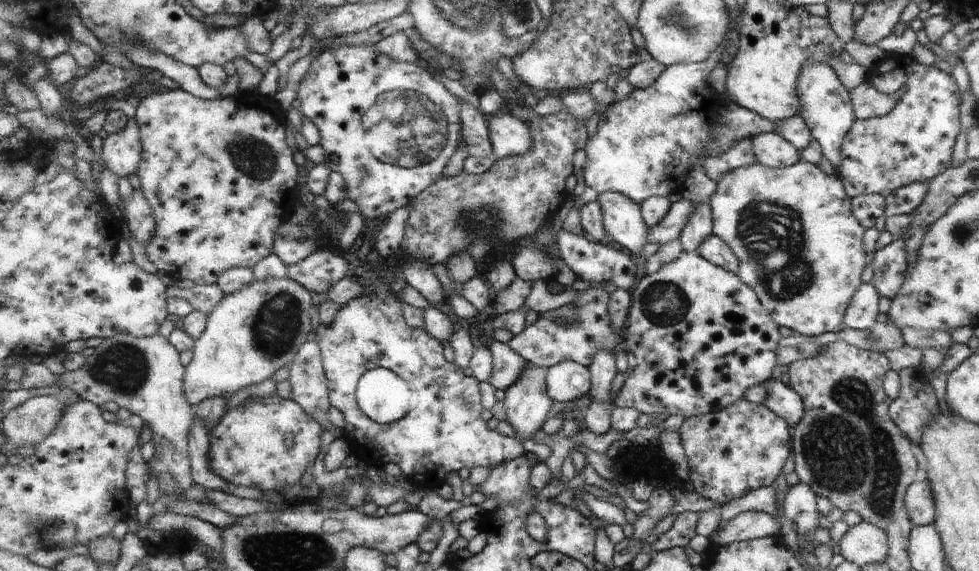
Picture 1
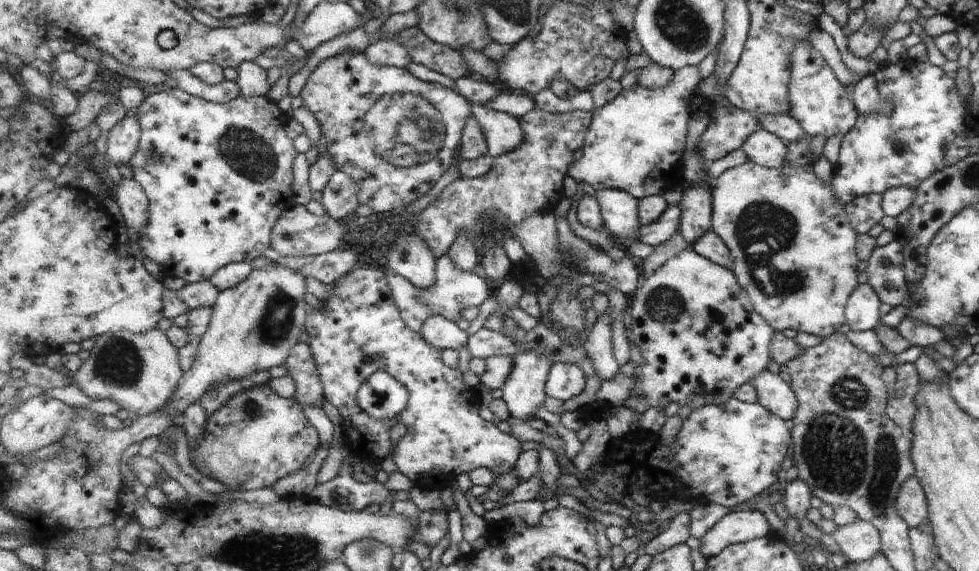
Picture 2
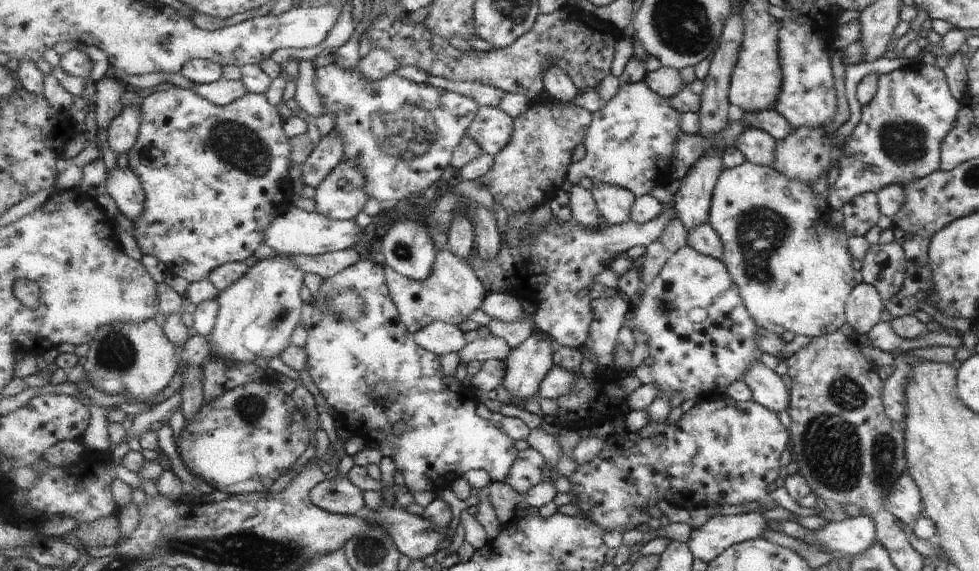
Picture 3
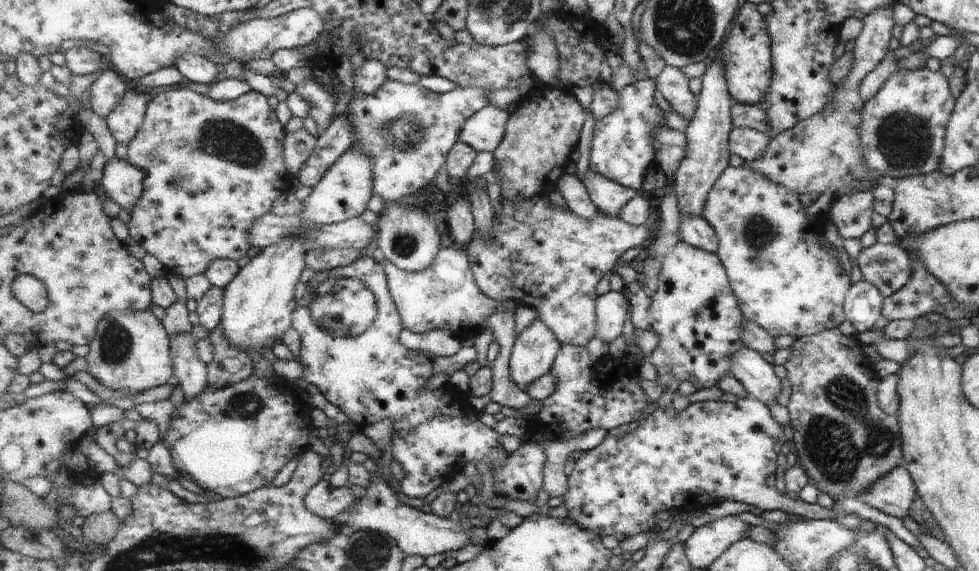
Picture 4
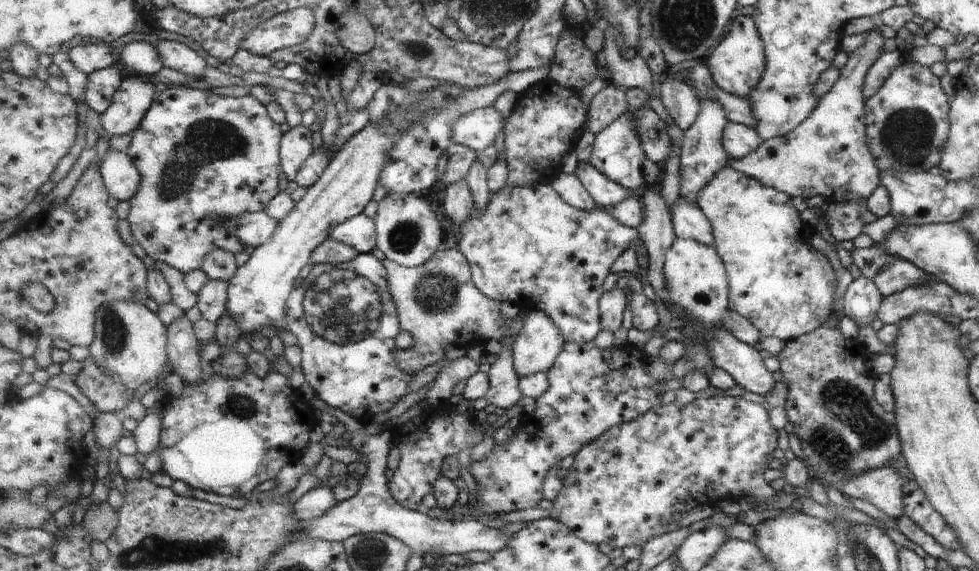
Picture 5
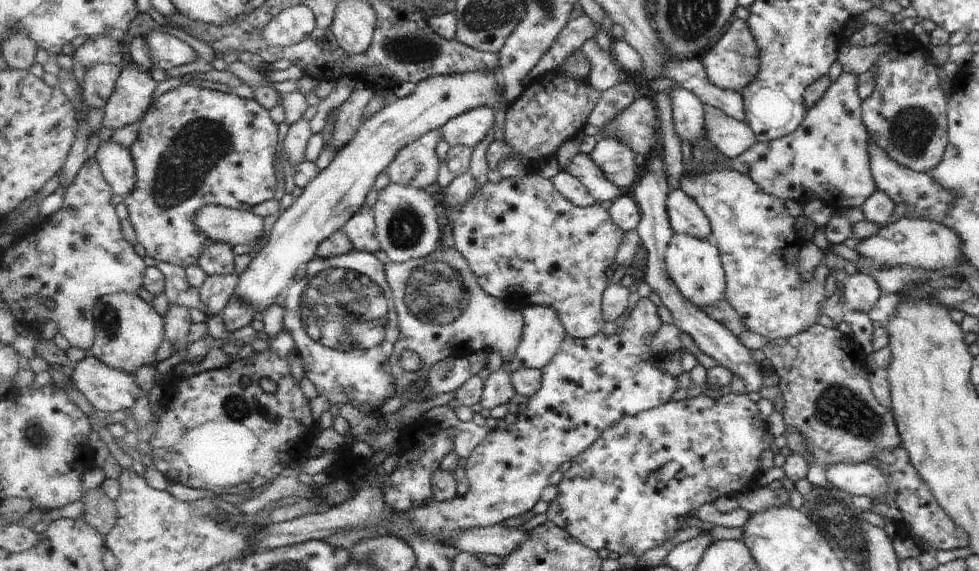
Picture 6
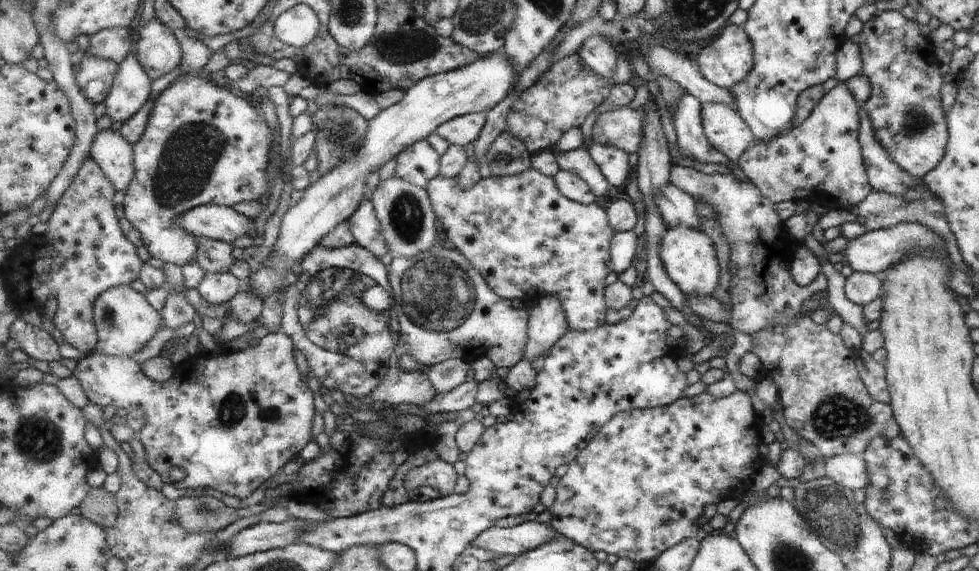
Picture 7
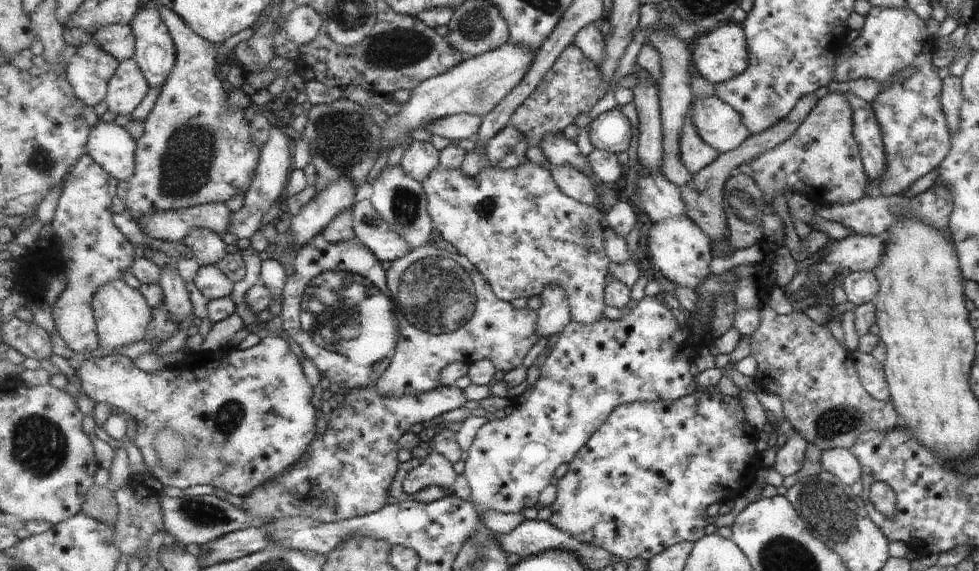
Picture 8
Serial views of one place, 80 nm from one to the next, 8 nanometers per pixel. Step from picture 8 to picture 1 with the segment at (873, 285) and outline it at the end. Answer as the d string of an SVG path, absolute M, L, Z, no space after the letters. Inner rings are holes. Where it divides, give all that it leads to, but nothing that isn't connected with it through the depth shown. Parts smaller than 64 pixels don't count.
M861 283L851 295L847 310L844 310L842 322L847 328L870 329L876 322L877 302L879 302L879 296L873 285Z

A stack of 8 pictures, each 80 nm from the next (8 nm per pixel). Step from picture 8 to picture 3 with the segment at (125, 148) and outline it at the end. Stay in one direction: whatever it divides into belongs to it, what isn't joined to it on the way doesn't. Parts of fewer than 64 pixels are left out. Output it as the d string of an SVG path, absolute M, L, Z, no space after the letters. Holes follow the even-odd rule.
M115 166L108 172L106 185L120 212L135 222L141 216L146 201L141 179L128 166Z

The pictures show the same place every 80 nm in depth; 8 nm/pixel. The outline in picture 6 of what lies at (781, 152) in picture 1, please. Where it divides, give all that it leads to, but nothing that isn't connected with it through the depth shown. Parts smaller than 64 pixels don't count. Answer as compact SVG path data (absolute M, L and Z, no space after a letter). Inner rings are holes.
M705 105L705 128L708 139L722 155L731 160L745 154L758 138L749 123L728 115L720 108Z

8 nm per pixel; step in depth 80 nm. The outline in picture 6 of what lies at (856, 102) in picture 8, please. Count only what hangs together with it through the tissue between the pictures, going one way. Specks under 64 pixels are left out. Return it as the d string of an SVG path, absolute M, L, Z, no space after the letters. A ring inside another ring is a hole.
M871 137L866 138L866 151L869 161L870 175L878 191L883 192L893 204L903 204L903 217L906 219L923 219L926 221L939 221L950 209L952 194L943 190L933 182L926 173L916 173L908 168L899 166L892 161L884 150L881 150Z

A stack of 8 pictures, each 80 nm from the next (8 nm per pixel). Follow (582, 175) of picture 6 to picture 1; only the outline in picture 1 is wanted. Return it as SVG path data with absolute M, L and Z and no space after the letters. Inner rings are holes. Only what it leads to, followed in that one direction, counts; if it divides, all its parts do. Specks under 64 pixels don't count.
M613 191L601 193L597 200L601 203L604 212L604 225L609 236L621 246L630 250L631 253L641 254L641 250L649 242L650 236L650 226L643 218L641 204L624 194Z

